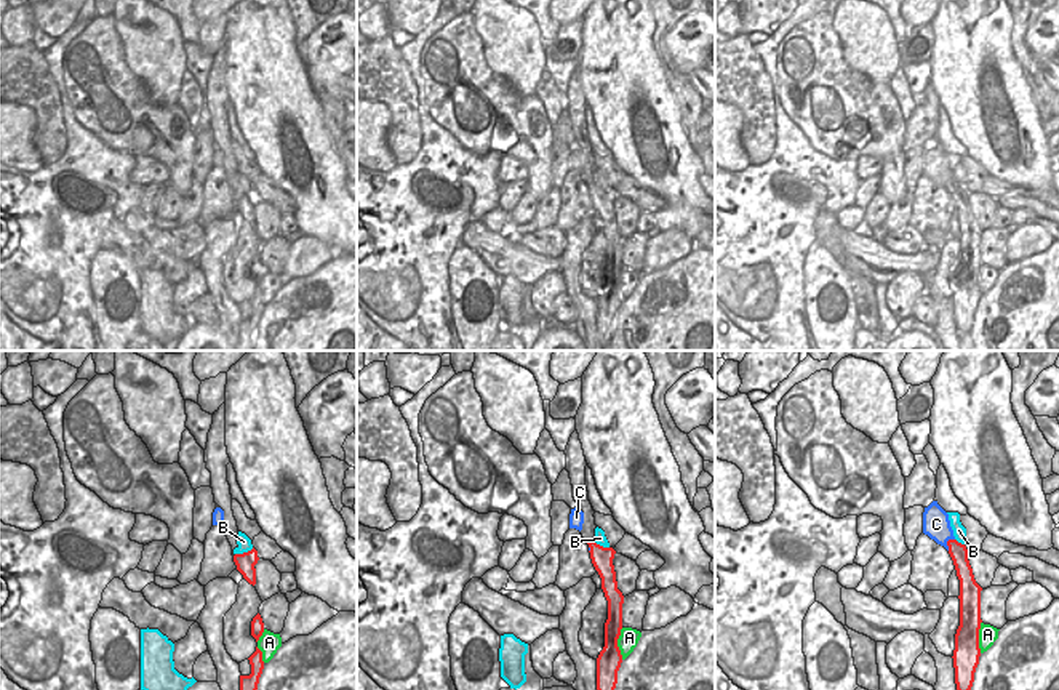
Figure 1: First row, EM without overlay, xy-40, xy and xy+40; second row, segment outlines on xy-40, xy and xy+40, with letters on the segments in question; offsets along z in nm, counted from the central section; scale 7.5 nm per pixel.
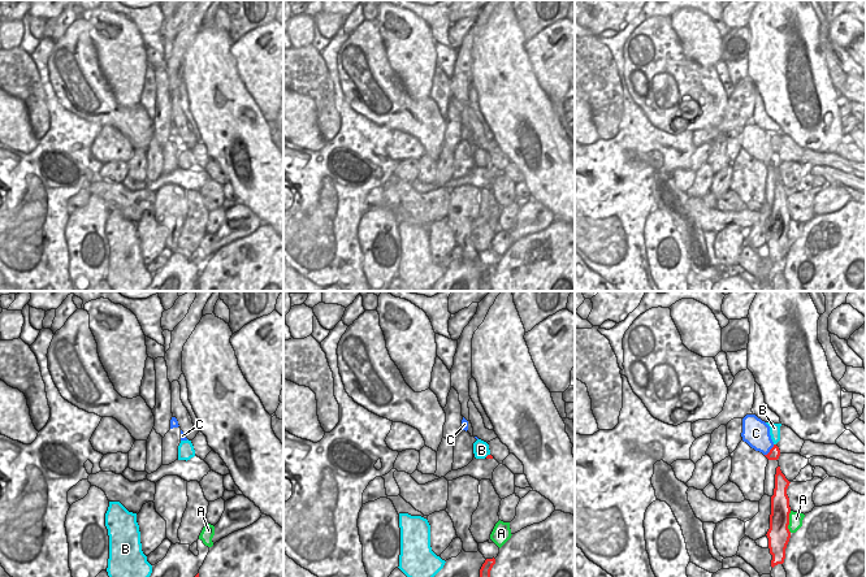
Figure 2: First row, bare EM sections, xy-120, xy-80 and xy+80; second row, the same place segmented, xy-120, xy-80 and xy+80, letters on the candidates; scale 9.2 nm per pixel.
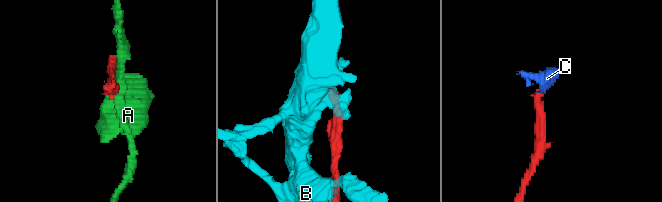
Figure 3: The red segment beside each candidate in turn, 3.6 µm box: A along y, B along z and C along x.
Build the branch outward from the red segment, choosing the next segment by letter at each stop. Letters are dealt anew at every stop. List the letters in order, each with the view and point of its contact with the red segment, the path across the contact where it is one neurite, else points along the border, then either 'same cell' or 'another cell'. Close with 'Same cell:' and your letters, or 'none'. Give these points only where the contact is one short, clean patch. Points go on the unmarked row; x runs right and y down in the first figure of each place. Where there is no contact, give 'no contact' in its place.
A: xy (616, 285) | another cell
B: xy-40 (243, 194) | another cell
C: xy+40 (947, 184) | along xy+40 (954, 180), (947, 183), (947, 191) | another cell
Same cell: none

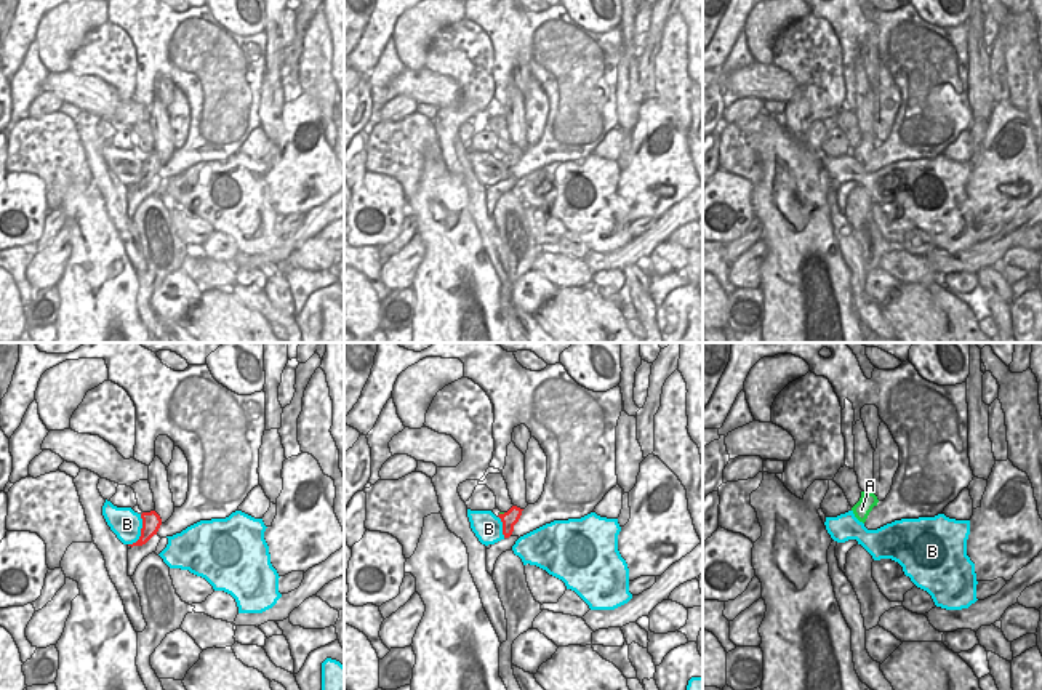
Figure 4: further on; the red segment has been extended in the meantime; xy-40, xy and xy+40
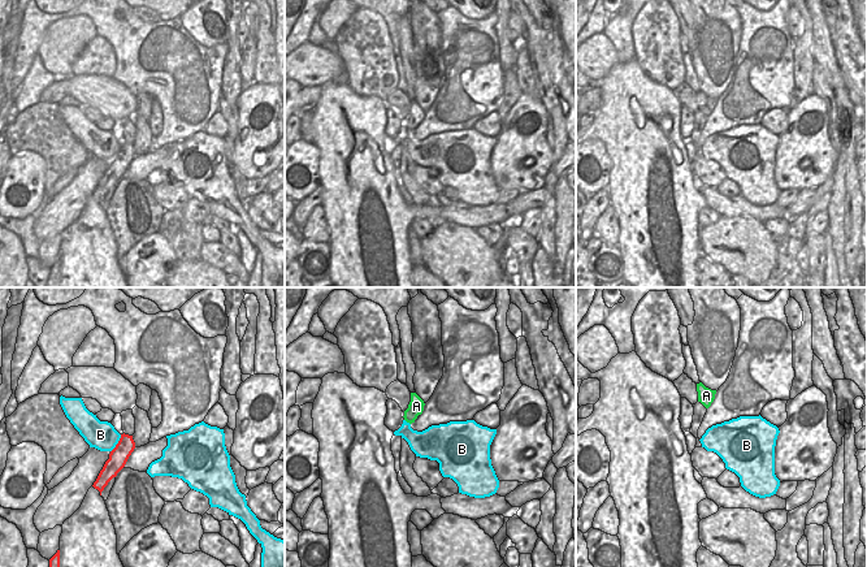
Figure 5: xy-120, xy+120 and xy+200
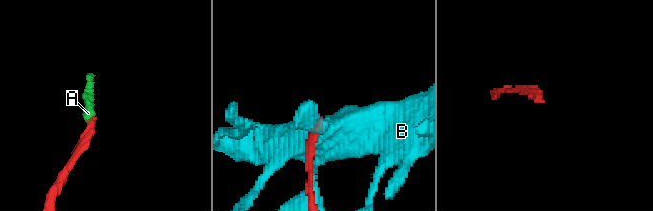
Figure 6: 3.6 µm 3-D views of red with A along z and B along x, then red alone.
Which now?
A: xy (501, 156) | across xy (511, 159), (501, 156), (500, 154) | same cell
B: xy-40 (141, 173) | along xy-40 (141, 156), (141, 176), (128, 186) | another cell
Same cell: A

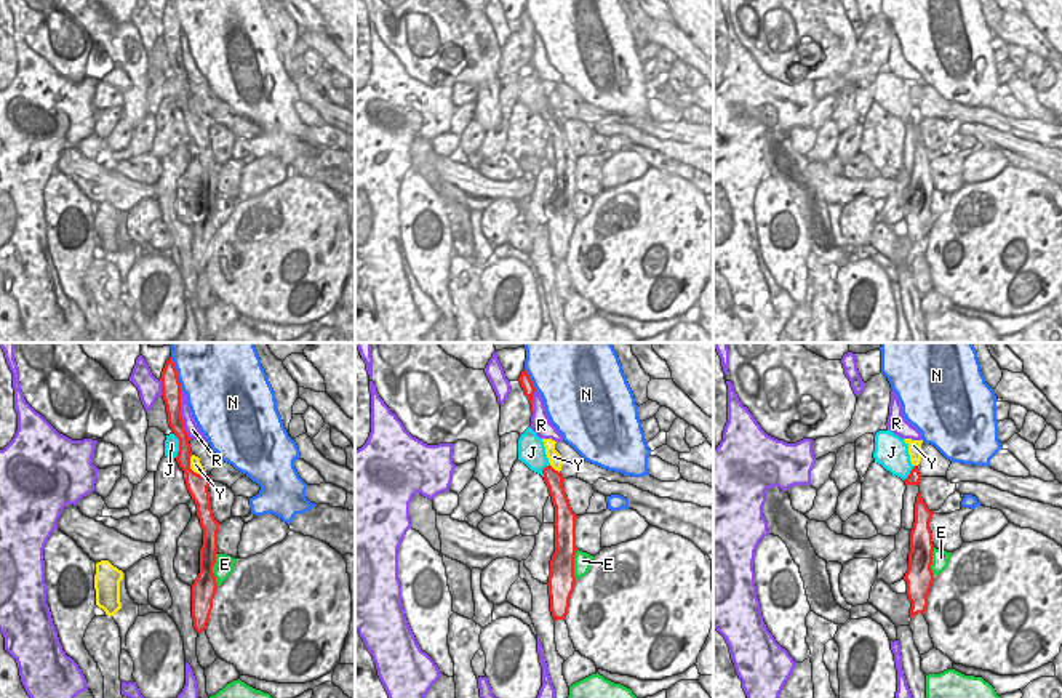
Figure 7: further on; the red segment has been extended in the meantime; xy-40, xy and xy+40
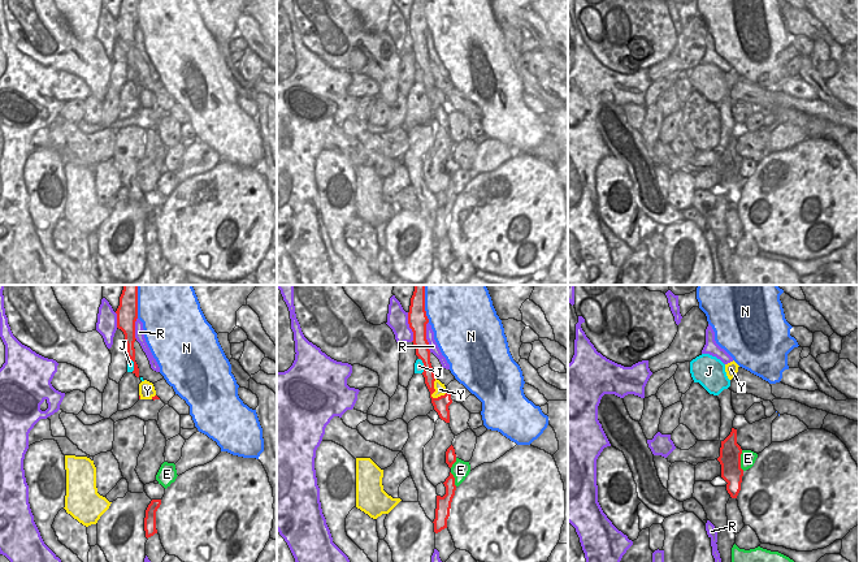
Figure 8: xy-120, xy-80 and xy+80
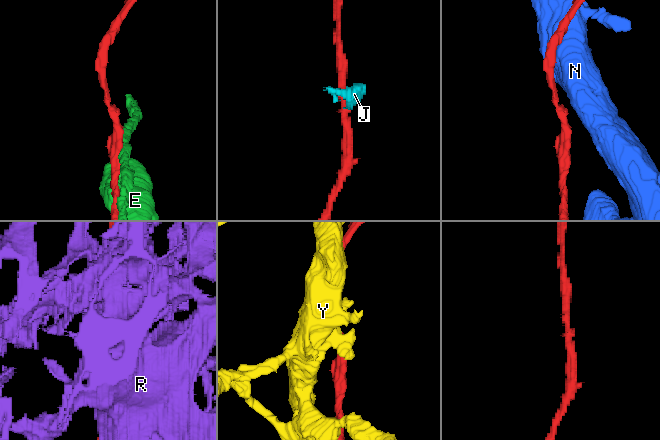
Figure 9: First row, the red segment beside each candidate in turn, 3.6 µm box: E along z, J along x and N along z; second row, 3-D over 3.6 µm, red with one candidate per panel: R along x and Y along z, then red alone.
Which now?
E: xy-40 (211, 212) | another cell
J: xy-40 (179, 87) | along xy-40 (173, 76), (178, 80), (176, 98) | another cell
N: xy-40 (176, 16) | another cell
R: xy-40 (179, 56) | another cell
Y: xy-40 (189, 109) | another cell
Same cell: none

